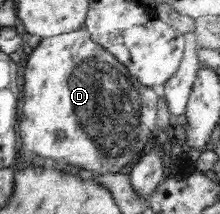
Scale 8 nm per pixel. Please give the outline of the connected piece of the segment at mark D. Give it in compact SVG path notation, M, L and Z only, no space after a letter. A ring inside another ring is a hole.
M84 27L76 29L72 32L60 33L59 35L47 36L42 38L32 53L29 54L24 71L24 104L22 104L22 117L20 118L20 138L22 139L22 145L25 152L34 153L42 158L54 158L51 162L56 160L68 160L68 162L74 162L74 164L80 164L96 174L106 174L109 172L118 172L120 170L126 170L131 167L140 158L140 155L148 148L148 145L156 138L156 112L158 96L156 92L150 88L145 88L141 85L134 75L130 74L128 67L124 66L116 57L108 52L96 41L92 40L90 33ZM57 131L64 133L66 138L58 138Z

